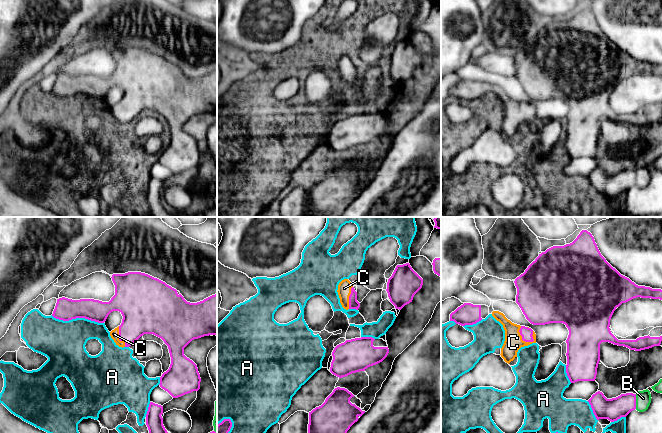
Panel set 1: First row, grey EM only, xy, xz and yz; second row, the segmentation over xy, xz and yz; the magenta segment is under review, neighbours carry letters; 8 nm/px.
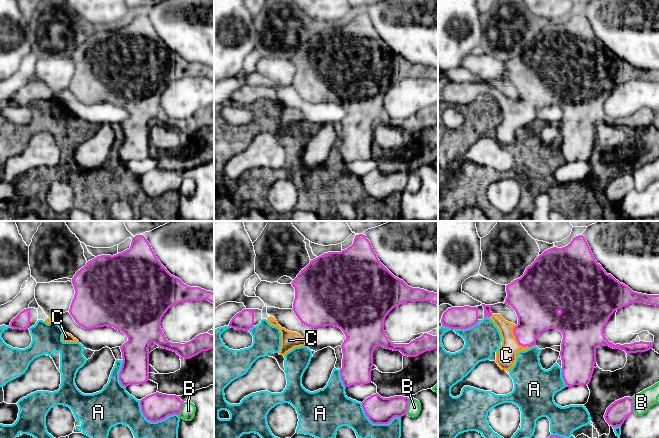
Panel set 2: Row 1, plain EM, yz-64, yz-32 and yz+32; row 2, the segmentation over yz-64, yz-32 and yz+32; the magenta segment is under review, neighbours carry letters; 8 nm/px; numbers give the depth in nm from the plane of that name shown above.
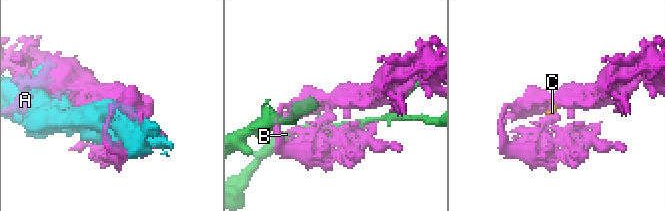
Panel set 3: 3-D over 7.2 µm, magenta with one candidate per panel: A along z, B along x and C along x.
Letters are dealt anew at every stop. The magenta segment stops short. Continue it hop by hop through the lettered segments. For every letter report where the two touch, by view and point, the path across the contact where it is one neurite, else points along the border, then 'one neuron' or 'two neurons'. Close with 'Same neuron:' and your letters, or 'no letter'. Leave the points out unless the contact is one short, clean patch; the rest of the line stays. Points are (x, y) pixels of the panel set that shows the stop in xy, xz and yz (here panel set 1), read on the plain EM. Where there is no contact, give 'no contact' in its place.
A: meets magenta in xy at (77, 93); two neurons
B: meets magenta in yz at (635, 177); two neurons
C: meets magenta in yz at (522, 114); one neuron
Same neuron: C

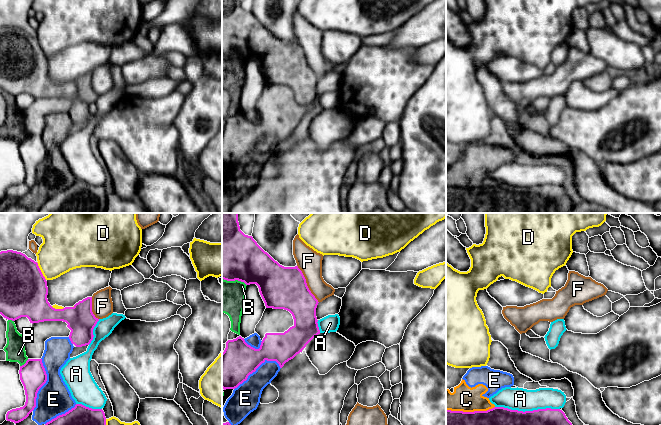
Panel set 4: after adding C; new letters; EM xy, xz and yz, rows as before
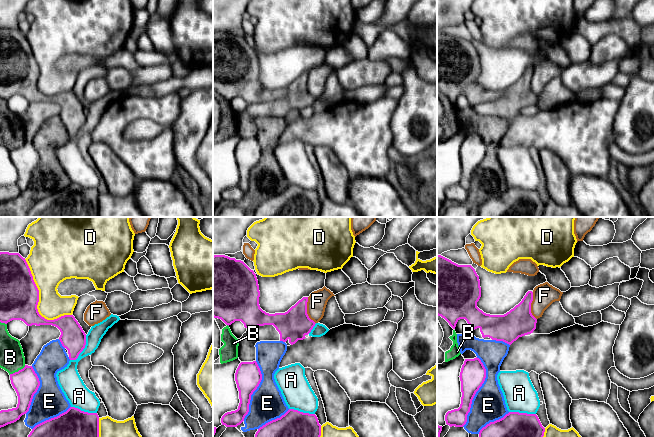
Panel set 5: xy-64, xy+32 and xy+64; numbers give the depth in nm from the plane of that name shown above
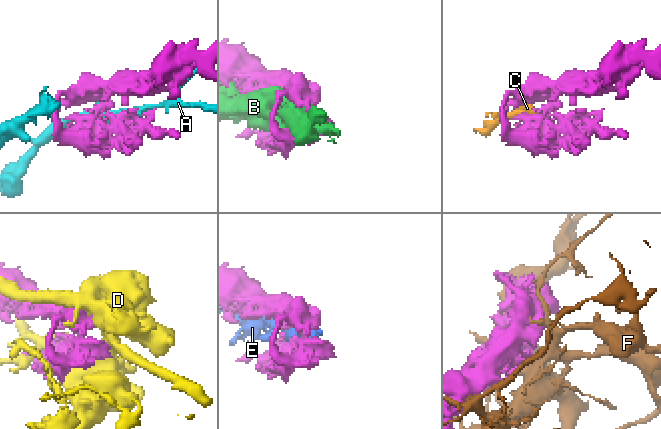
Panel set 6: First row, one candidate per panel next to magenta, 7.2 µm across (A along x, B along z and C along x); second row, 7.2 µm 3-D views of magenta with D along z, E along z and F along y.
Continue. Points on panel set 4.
A: meets magenta in yz at (527, 187); two neurons
B: meets magenta in xy at (25, 139); two neurons
C: meets magenta in yz at (470, 188); two neurons
D: meets magenta in xy at (40, 47); two neurons
E: meets magenta in xz at (256, 144); two neurons
F: meets magenta in xz at (306, 60); two neurons
Same neuron: no letter

